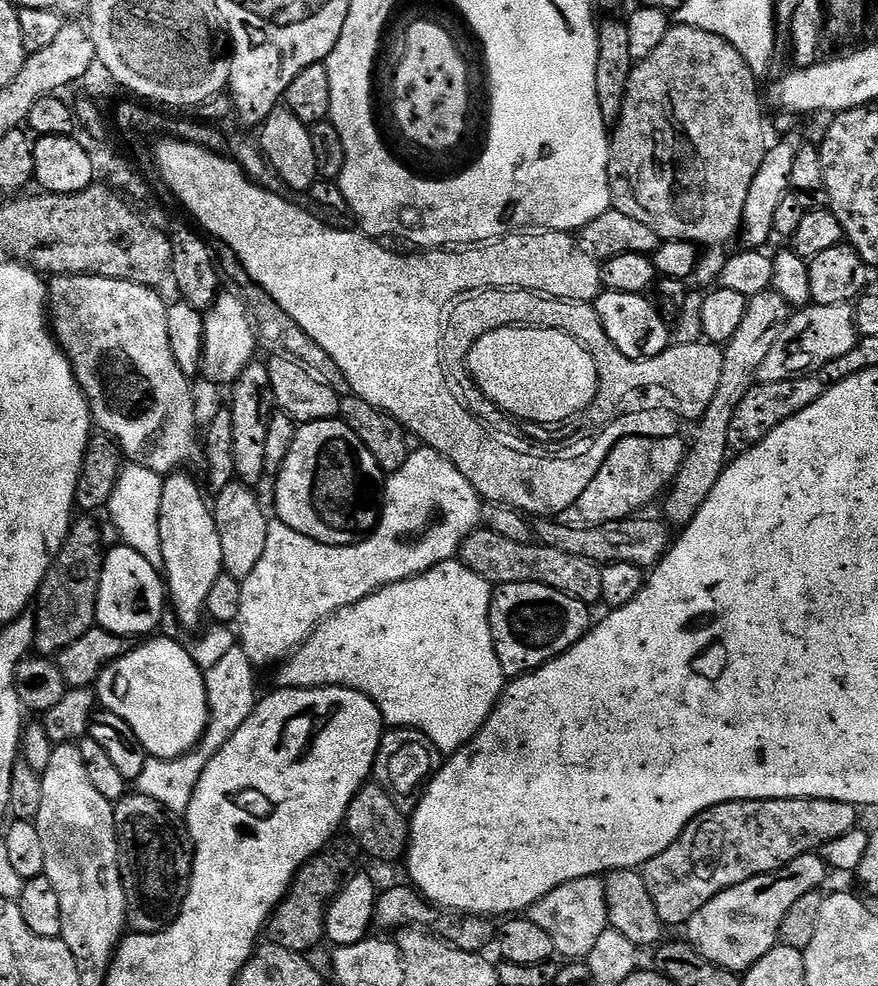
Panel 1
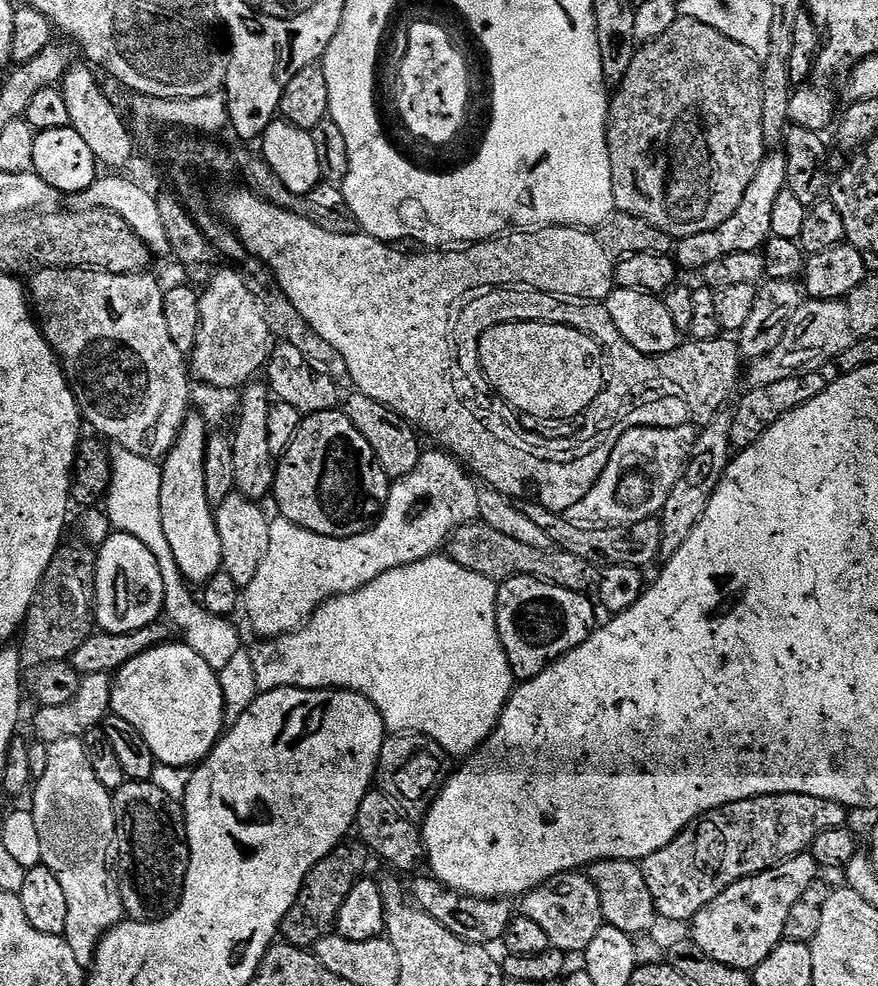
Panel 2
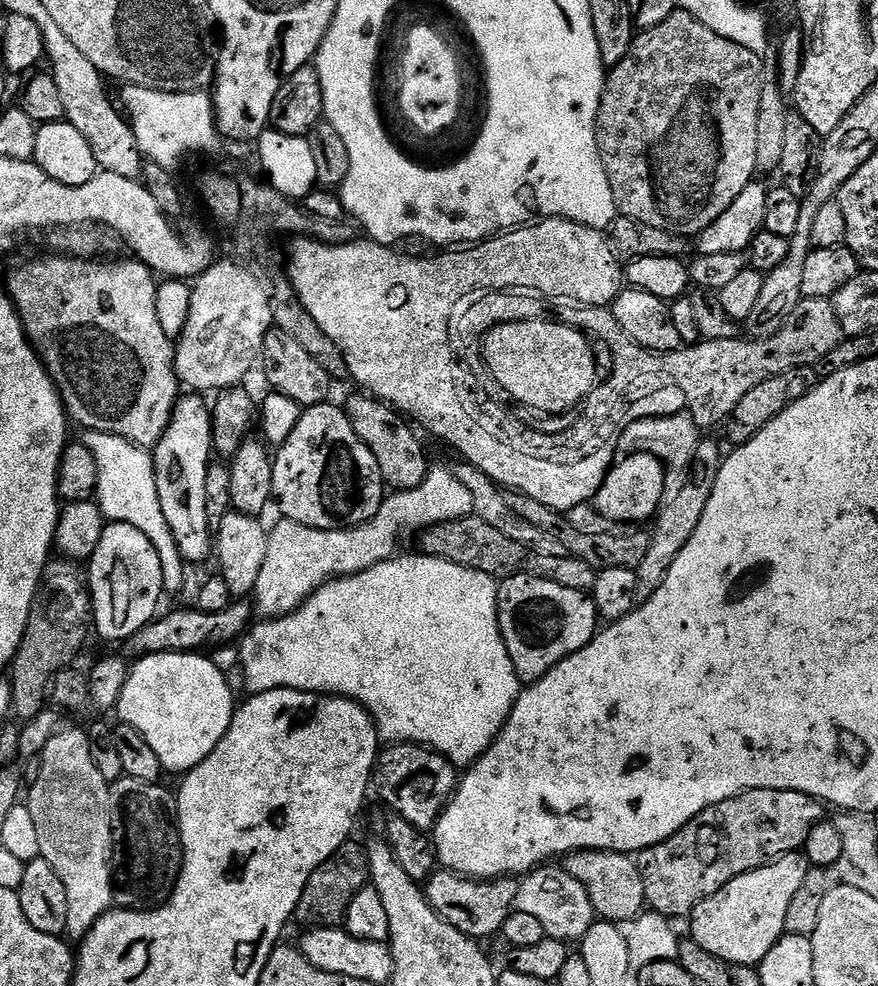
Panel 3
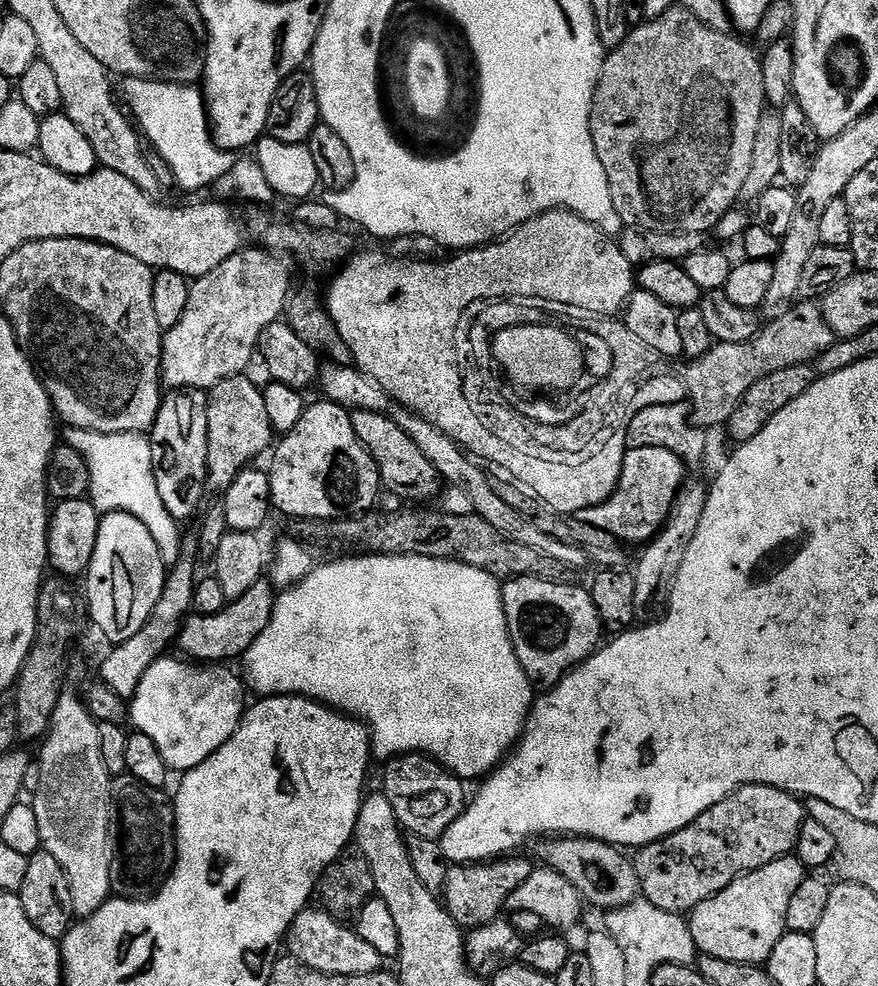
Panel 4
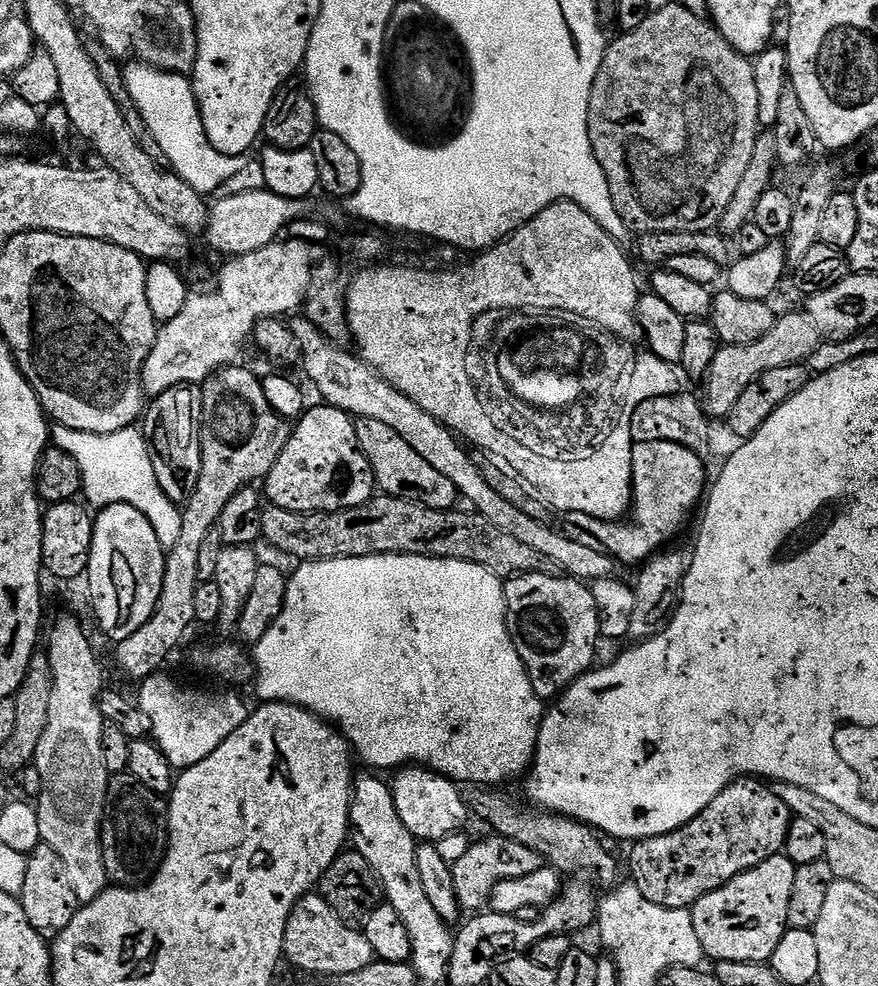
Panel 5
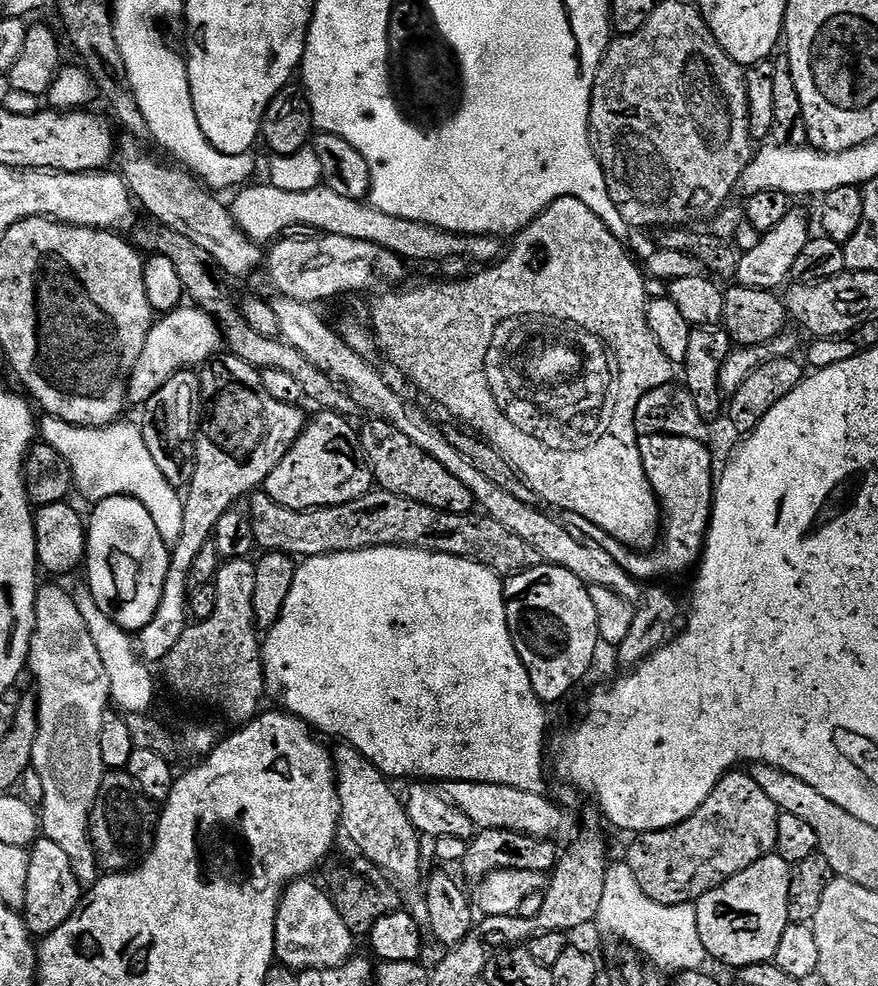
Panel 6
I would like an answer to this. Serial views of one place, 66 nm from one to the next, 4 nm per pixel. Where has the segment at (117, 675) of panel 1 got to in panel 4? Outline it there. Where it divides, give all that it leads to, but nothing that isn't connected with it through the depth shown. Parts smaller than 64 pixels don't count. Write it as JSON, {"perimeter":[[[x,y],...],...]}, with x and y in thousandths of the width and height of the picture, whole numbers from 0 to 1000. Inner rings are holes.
{"perimeter":[[[183,667],[178,669],[175,671],[175,675],[171,675],[171,680],[166,680],[166,684],[162,684],[162,692],[157,692],[157,700],[148,708],[148,734],[149,737],[154,739],[154,741],[161,742],[162,744],[166,744],[166,748],[172,748],[172,751],[175,753],[175,757],[180,757],[180,765],[185,765],[185,769],[191,774],[192,780],[195,780],[197,784],[202,783],[202,785],[208,785],[211,783],[215,783],[216,780],[220,779],[221,777],[230,777],[230,773],[235,773],[235,769],[239,769],[239,765],[244,765],[249,759],[253,758],[253,756],[255,756],[260,752],[260,749],[262,749],[262,747],[264,747],[264,745],[267,744],[267,740],[271,740],[273,730],[274,728],[277,728],[278,723],[280,721],[280,713],[278,714],[278,702],[280,703],[280,694],[279,691],[274,689],[274,687],[272,690],[272,688],[269,687],[268,684],[264,682],[251,683],[246,682],[251,680],[243,680],[240,676],[237,675],[224,675],[222,672],[211,671],[208,668],[205,668],[206,670],[191,668],[192,667]]]}

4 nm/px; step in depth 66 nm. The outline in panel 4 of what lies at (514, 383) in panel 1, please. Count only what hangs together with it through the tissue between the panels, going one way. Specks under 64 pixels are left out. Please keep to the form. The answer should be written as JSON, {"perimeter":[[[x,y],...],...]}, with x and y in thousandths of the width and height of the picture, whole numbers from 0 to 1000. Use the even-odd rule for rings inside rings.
{"perimeter":[[[599,329],[595,332],[579,332],[565,338],[560,344],[562,366],[583,386],[597,394],[620,396],[622,400],[646,399],[657,392],[656,387],[665,373],[665,361],[648,336],[624,330]]]}

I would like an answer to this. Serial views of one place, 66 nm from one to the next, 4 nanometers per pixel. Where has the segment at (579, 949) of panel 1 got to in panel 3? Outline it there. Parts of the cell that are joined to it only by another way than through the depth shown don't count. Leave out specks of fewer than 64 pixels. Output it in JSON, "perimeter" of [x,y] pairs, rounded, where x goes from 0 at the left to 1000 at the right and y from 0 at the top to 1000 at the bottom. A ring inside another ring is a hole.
{"perimeter":[[[616,878],[600,885],[592,892],[587,924],[613,931],[613,935],[617,935],[621,950],[644,955],[663,954],[681,933],[667,899],[663,899],[658,890],[649,890],[649,886],[638,878]]]}

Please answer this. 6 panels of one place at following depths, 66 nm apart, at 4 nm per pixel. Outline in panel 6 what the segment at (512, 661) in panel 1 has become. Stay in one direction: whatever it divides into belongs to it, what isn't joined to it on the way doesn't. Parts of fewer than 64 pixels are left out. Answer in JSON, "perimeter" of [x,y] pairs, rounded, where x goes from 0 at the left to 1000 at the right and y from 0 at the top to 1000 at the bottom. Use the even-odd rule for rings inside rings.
{"perimeter":[[[618,570],[612,576],[591,580],[590,583],[574,588],[574,614],[581,652],[587,655],[588,664],[604,686],[604,696],[608,696],[608,704],[613,704],[621,716],[636,713],[673,680],[674,672],[679,669],[679,656],[685,656],[681,622],[677,619],[677,611],[672,608],[670,597],[671,593],[649,582],[649,578],[640,578]]]}

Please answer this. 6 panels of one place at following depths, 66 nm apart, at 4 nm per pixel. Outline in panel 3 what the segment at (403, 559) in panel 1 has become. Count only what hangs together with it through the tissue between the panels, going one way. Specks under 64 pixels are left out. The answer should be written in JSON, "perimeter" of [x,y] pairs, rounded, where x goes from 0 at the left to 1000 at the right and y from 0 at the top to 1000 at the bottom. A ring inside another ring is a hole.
{"perimeter":[[[493,474],[481,489],[481,493],[468,495],[461,499],[448,498],[438,506],[437,512],[433,514],[432,521],[421,530],[412,531],[408,535],[372,540],[353,533],[344,533],[334,527],[315,526],[315,531],[309,532],[305,542],[305,557],[303,558],[303,570],[298,570],[298,582],[294,582],[289,601],[290,620],[295,624],[297,621],[301,624],[297,626],[301,627],[328,625],[343,617],[375,588],[390,584],[402,584],[409,580],[416,580],[418,576],[425,576],[435,570],[448,567],[453,560],[451,555],[456,552],[456,544],[462,543],[464,540],[478,542],[489,535],[497,534],[498,531],[508,531],[514,527],[524,527],[527,523],[535,522],[539,522],[535,497],[531,497],[531,493],[526,493],[526,489],[522,489],[519,480],[514,474]]]}

